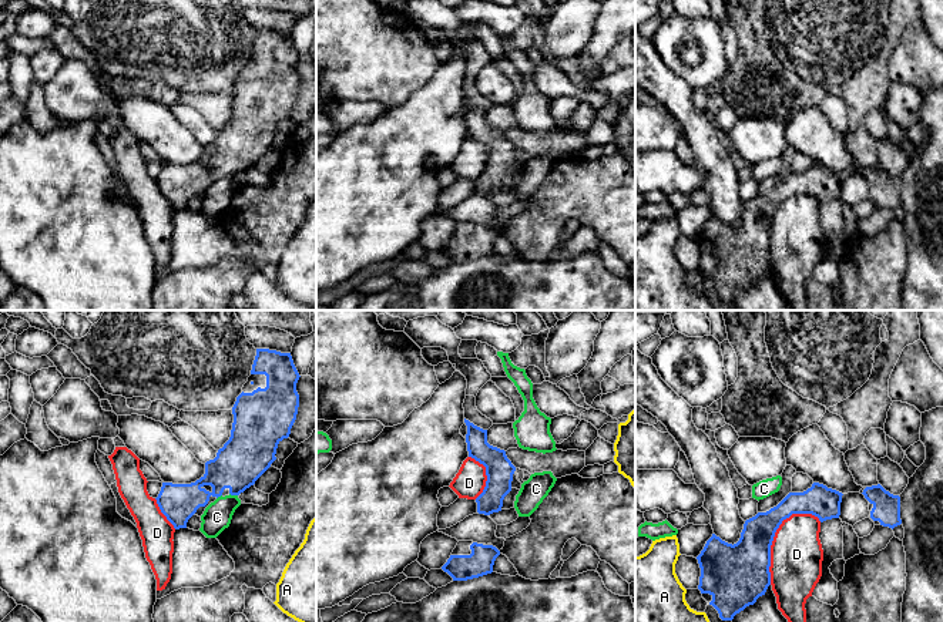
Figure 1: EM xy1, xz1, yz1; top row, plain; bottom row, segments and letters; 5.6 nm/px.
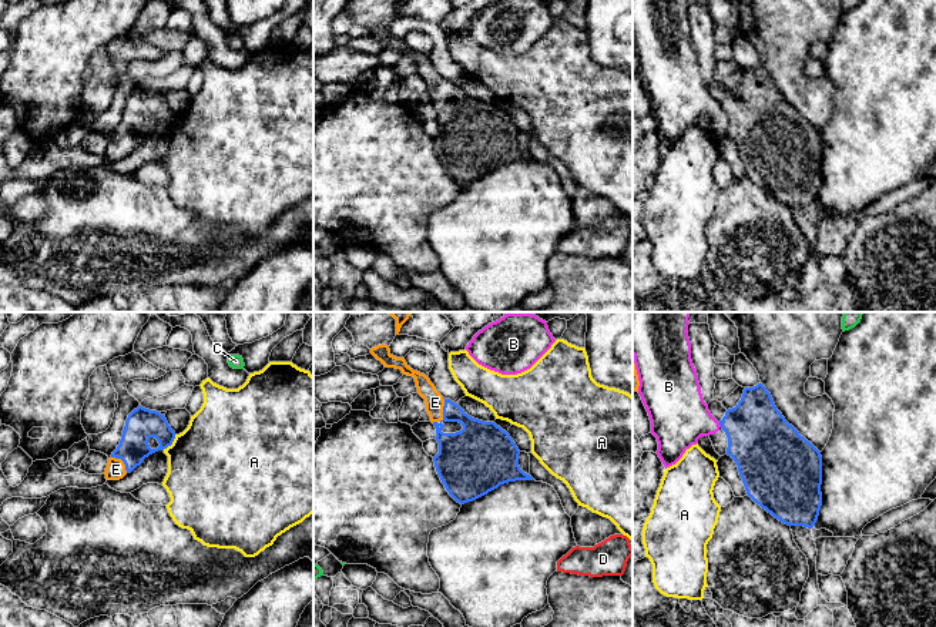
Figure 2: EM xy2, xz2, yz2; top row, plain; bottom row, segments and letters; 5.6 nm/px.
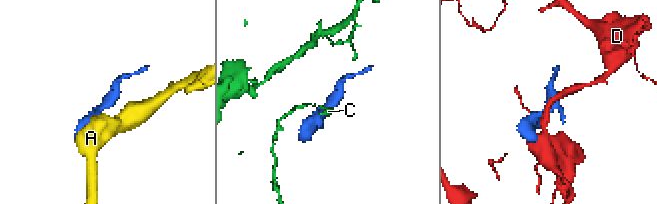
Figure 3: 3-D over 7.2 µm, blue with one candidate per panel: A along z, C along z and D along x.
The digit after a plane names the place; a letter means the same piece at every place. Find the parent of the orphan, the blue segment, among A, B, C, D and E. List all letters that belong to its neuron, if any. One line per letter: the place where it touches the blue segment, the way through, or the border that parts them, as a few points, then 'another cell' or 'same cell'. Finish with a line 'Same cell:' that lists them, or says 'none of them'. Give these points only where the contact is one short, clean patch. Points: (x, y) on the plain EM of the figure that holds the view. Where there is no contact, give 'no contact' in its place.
A: meets blue in xy2 at (171, 124); border along xy2 (175, 116), (174, 121), (163, 130); another cell
B: meets blue in yz2 at (720, 104); border along yz2 (718, 103), (721, 107); another cell
C: meets blue in xy1 at (234, 175); border along xy1 (230, 174), (237, 177); another cell
D: meets blue in yz1 at (774, 217); another cell
E: meets blue in xz2 at (443, 90); runs through xz2 (459, 131), (466, 104), (443, 90), (435, 83); same cell
Same cell: E

